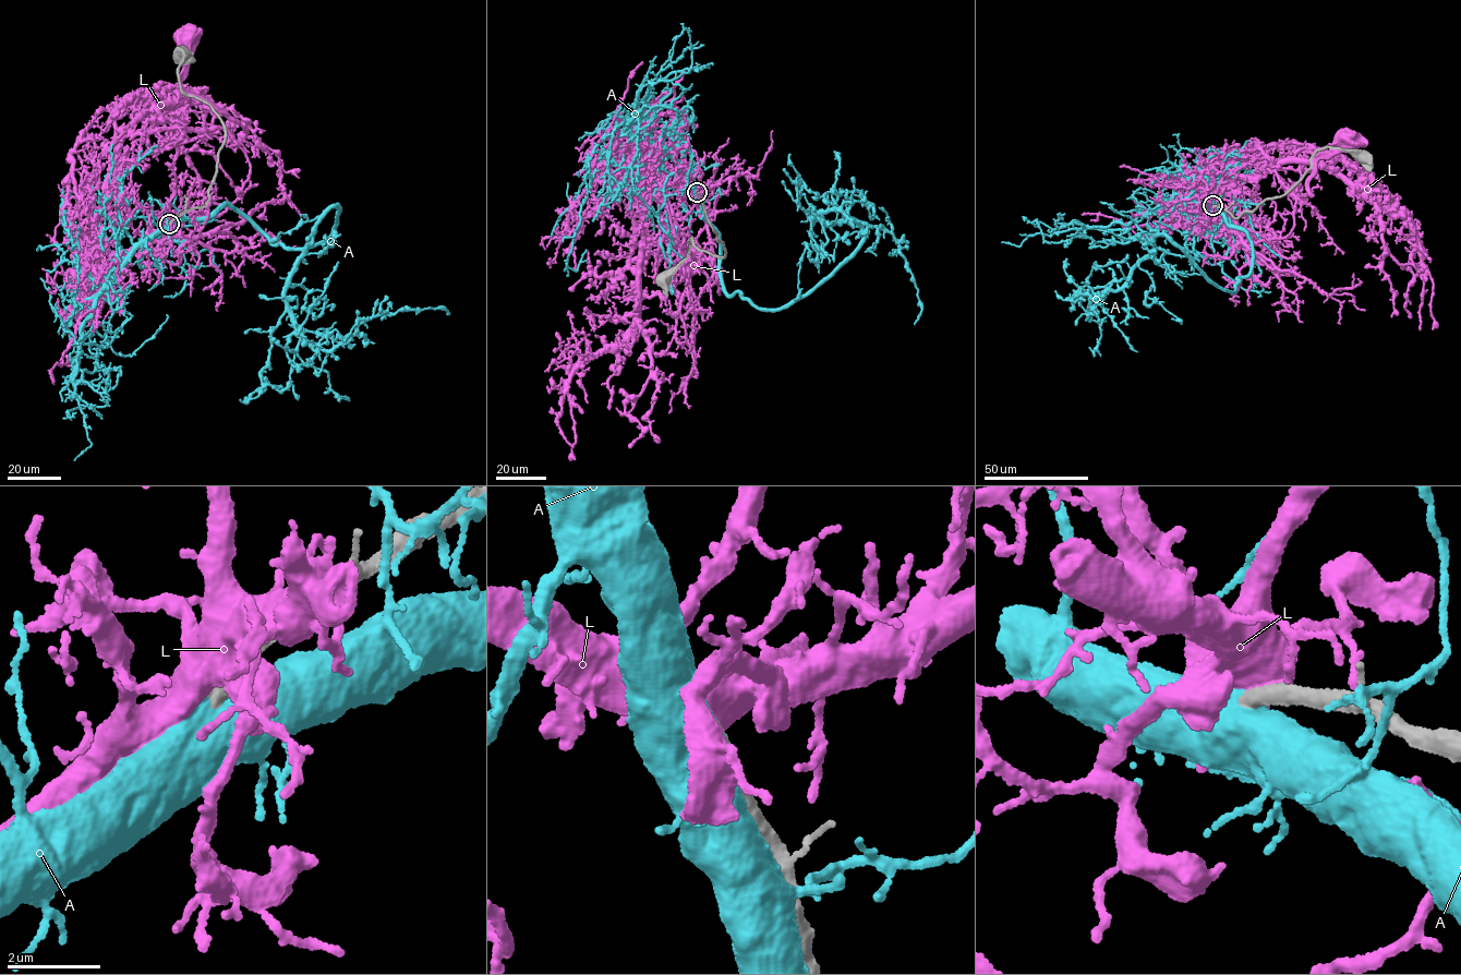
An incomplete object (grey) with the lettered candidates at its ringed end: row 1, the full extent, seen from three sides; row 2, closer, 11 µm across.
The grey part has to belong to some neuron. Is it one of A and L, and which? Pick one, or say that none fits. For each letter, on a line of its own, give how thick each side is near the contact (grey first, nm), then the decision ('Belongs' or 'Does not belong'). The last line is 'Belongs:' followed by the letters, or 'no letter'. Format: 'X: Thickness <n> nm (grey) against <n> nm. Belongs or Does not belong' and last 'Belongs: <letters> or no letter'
A: Thickness 380 nm (grey) against 800 nm. Belongs
L: Thickness 440 nm (grey) against 800 nm. Does not belong
Belongs: A

